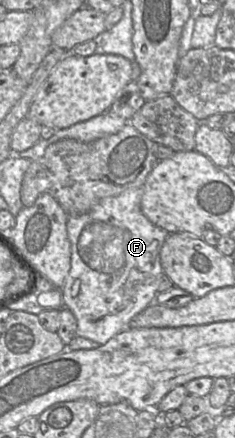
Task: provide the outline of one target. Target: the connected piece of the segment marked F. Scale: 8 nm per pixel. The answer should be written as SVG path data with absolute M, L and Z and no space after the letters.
M130 188L116 196L101 199L87 213L69 217L67 232L71 243L71 268L62 287L64 307L76 317L77 336L105 344L129 327L130 320L155 303L163 273L159 252L169 233L151 223L141 211L143 188Z

